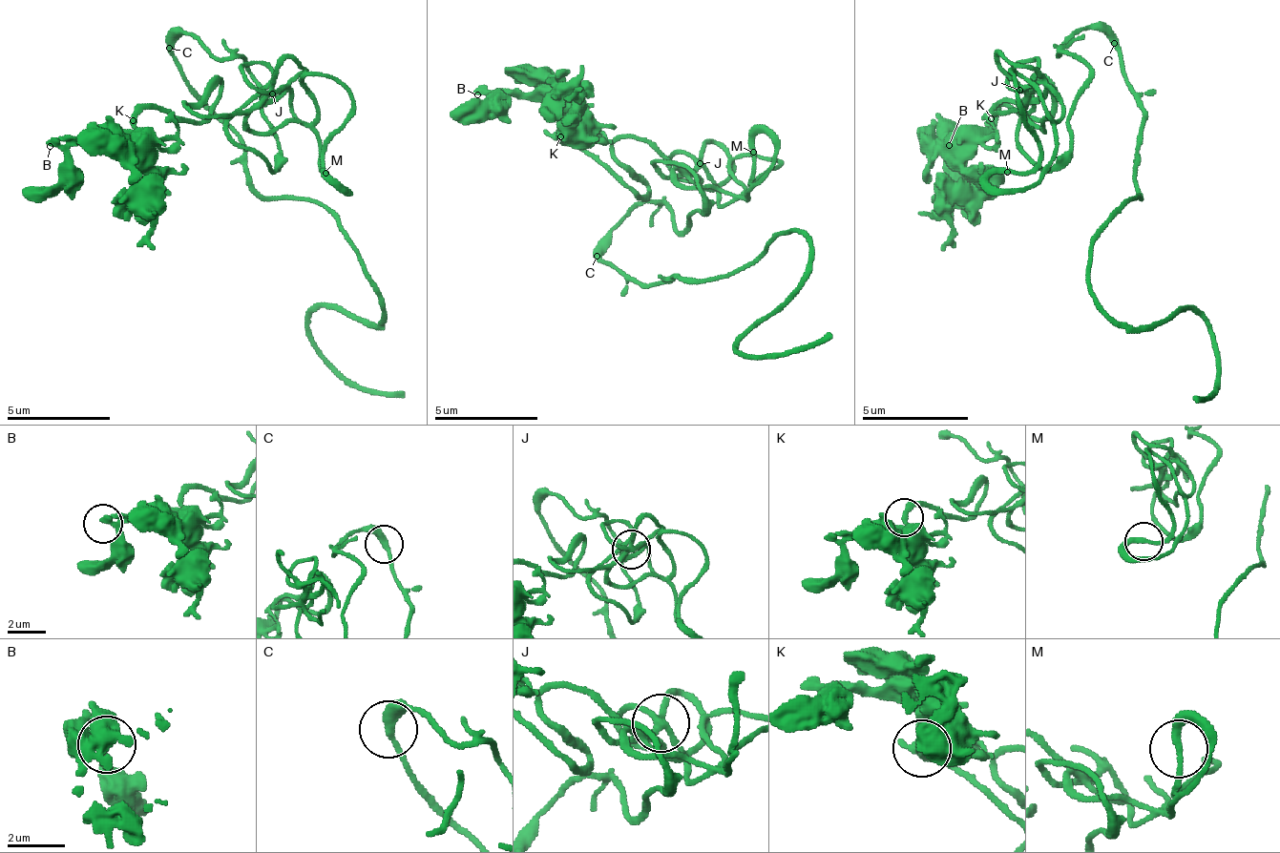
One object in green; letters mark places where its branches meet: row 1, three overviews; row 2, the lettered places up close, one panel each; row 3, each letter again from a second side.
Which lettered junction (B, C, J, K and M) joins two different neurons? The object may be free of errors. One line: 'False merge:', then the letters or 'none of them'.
False merge: none of them

